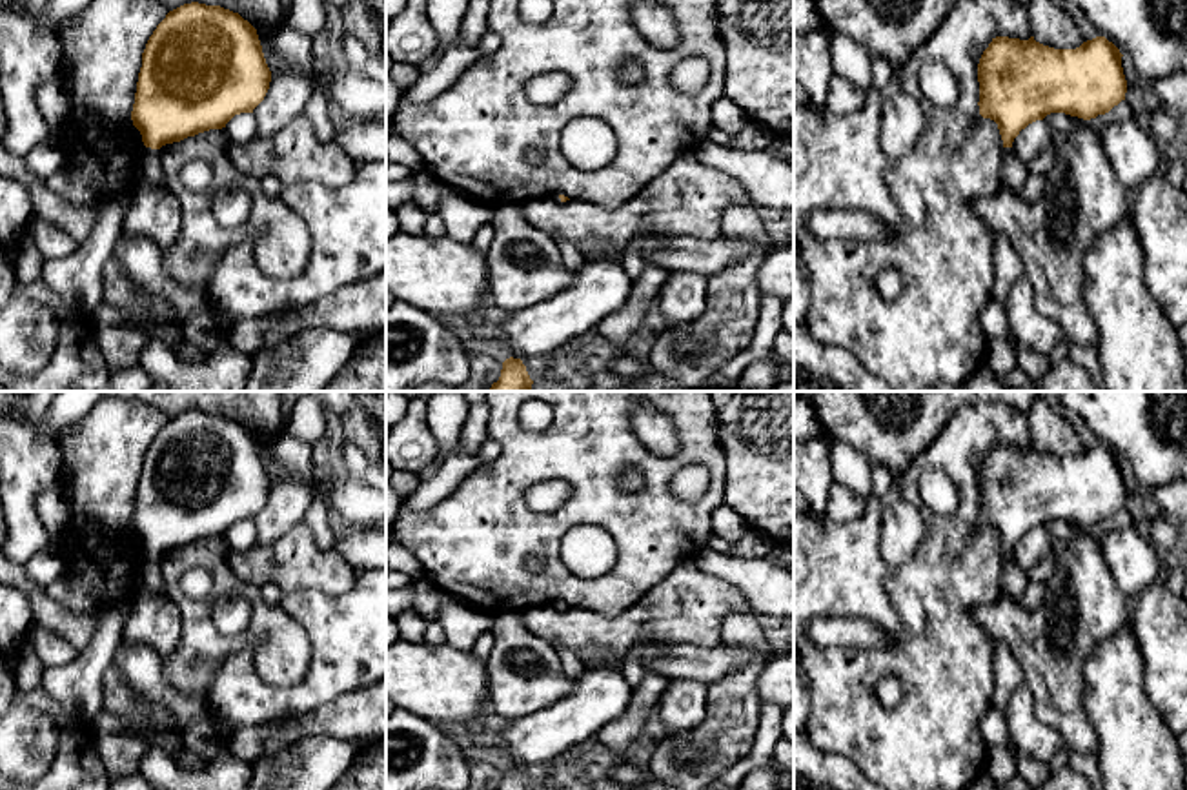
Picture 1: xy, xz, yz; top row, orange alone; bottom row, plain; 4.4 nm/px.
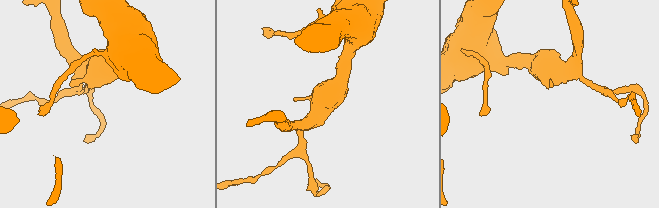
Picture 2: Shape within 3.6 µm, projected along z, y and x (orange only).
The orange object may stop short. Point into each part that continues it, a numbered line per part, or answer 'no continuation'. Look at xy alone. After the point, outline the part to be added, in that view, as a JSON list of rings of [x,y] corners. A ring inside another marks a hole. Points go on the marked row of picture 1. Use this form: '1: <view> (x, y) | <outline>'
1: xy (148, 168) | [[[146,147],[144,155],[137,162],[137,175],[140,187],[166,189],[158,149]]]

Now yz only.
1: yz (1014, 172) | [[[1010,147],[1003,149],[1003,186],[1020,191],[1029,177],[1027,166]]]

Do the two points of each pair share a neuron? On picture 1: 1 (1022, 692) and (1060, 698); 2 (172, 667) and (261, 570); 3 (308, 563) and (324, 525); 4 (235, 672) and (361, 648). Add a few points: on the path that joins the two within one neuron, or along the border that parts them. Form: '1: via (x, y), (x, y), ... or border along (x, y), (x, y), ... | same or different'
1: border along (1024, 681), (1033, 696), (1033, 712), (1055, 730) | different
2: border along (228, 548), (228, 565), (243, 579), (259, 587) | different
3: border along (303, 521), (321, 548), (334, 550) | different
4: via (266, 698), (304, 698), (330, 674) | same

